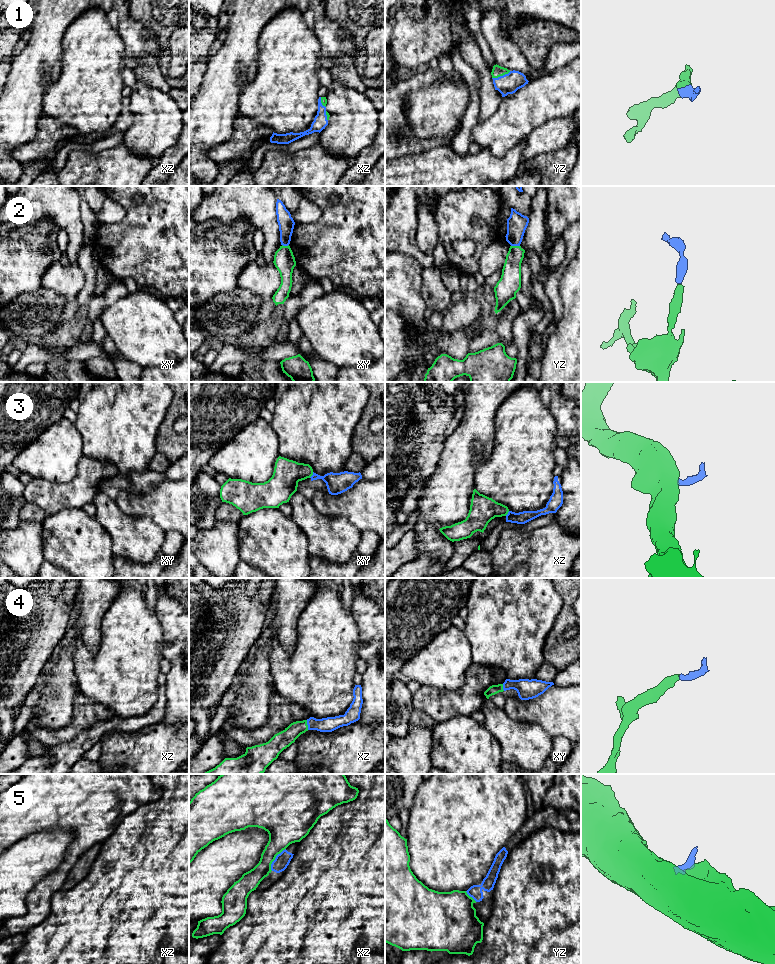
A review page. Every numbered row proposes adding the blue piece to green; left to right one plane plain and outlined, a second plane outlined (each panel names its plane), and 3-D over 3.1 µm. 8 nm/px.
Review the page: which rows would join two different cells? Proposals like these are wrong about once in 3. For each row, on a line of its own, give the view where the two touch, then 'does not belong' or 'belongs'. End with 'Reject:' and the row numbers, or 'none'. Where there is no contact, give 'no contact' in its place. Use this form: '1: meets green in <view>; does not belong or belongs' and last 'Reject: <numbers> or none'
1: meets green in yz; belongs
2: meets green in yz; belongs
3: meets green in xy; does not belong
4: meets green in xz; belongs
5: meets green in xz; does not belong
Reject: 3, 5

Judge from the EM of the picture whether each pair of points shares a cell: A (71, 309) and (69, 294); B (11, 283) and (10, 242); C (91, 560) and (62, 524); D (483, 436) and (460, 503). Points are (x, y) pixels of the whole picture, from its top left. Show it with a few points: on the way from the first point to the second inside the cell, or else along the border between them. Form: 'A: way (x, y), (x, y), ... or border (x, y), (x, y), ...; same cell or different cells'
A: border (75, 298), (67, 303); different cells
B: way (11, 273), (11, 252); same cell
C: way (85, 551), (67, 533); same cell
D: way (464, 445), (460, 449), (460, 484); same cell

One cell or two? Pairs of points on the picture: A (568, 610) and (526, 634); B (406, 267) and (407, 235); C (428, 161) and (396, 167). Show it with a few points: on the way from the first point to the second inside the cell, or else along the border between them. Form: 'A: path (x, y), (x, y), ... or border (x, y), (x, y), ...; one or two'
A: border (560, 594), (562, 608), (553, 627), (545, 638); two
B: border (395, 251), (412, 256), (423, 267); two
C: path (420, 167), (404, 167); one

